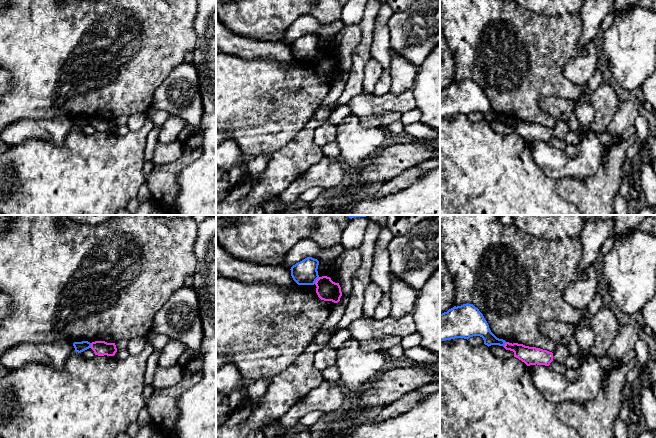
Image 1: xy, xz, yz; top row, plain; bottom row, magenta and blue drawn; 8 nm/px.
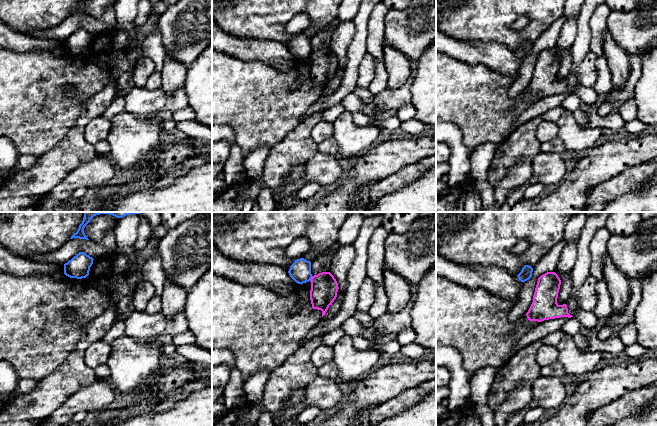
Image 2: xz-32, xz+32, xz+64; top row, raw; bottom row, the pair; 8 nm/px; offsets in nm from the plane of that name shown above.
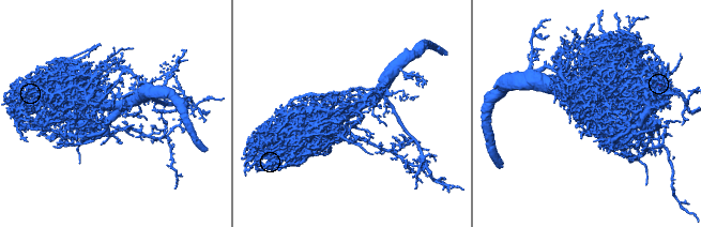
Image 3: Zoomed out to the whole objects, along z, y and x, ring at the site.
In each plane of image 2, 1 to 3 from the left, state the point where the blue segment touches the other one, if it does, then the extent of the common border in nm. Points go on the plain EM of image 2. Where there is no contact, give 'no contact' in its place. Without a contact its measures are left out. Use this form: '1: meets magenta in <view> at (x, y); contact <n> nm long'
1: no contact
2: meets magenta in xz+32 at (311, 55); contact 50 nm long
3: no contact

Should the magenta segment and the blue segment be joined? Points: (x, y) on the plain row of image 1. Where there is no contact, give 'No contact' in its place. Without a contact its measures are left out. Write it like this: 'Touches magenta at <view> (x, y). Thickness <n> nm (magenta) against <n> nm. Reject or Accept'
Touches magenta at xz (316, 56). Thickness 170 nm (magenta) against 190 nm. Reject

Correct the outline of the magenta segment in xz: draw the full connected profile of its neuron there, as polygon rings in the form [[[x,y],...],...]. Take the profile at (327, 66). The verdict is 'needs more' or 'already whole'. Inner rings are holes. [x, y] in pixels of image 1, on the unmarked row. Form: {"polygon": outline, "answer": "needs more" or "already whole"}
{"polygon": [[[319,53],[316,58],[316,69],[321,76],[338,79],[342,72],[339,59],[335,59],[330,53]]], "answer": "already whole"}

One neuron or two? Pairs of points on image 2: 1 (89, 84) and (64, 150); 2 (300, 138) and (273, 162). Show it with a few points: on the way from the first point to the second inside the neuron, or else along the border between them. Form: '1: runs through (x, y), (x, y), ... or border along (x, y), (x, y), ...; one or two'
1: border along (85, 101), (75, 123), (60, 140); two
2: runs through (293, 145), (280, 158); one

